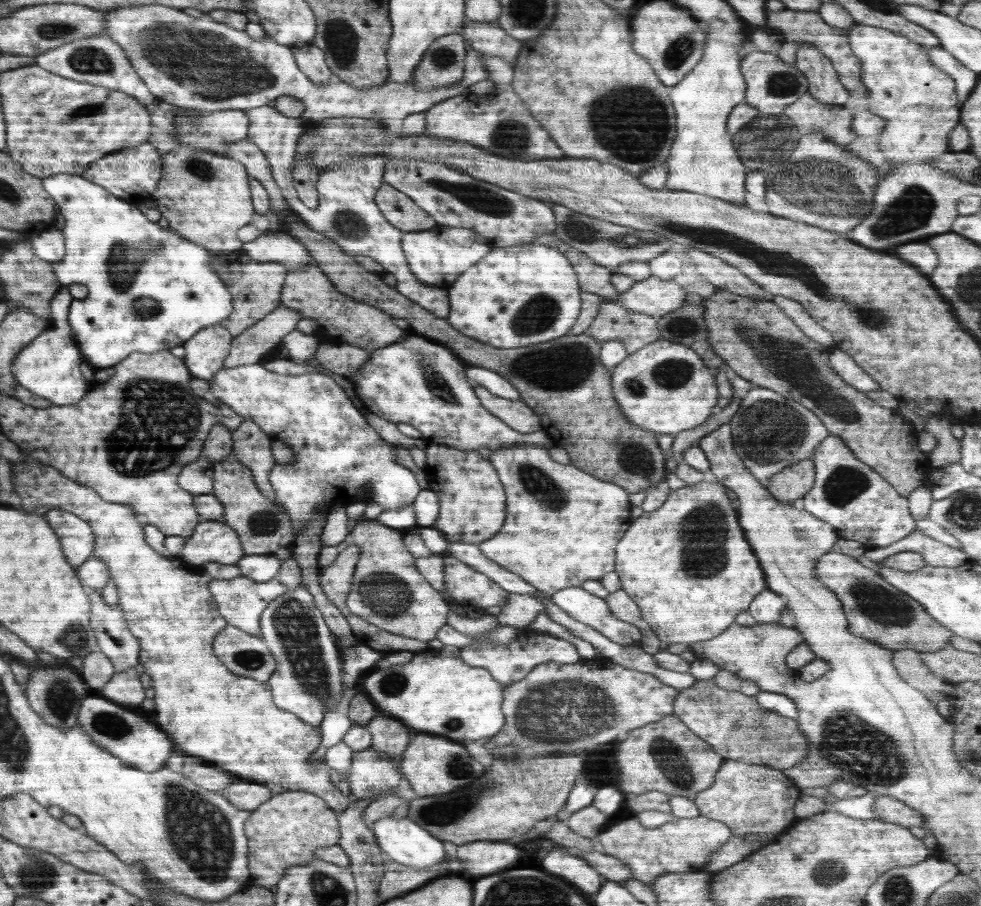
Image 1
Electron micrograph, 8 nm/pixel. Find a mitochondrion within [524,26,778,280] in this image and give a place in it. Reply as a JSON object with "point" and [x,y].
{"point":[631,123]}

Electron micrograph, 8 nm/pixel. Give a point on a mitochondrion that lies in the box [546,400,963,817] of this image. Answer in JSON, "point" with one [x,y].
{"point":[847,741]}

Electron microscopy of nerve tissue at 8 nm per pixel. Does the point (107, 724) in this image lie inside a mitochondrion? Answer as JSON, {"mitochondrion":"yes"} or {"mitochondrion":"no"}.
{"mitochondrion":"yes"}

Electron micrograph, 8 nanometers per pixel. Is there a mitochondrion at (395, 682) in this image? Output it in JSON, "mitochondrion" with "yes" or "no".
{"mitochondrion":"yes"}

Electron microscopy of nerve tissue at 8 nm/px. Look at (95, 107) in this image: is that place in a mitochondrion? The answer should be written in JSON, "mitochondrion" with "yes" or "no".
{"mitochondrion":"yes"}

